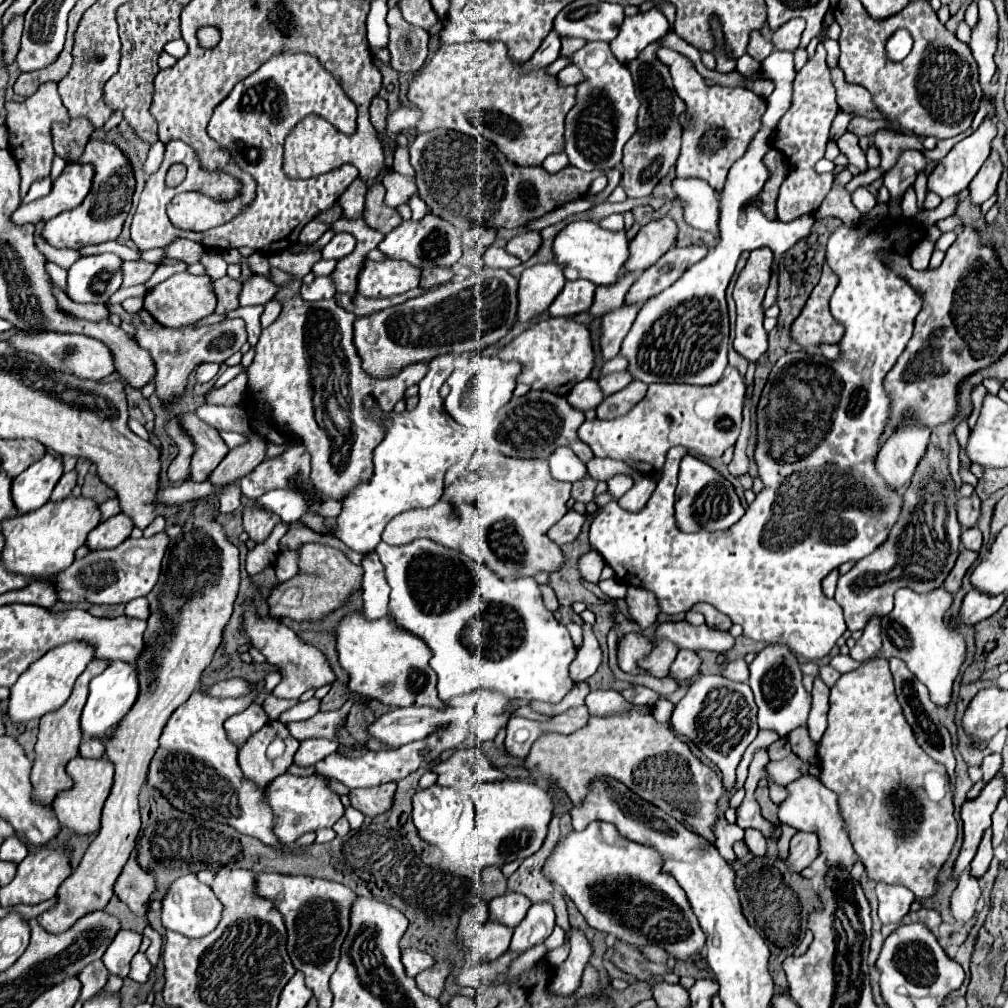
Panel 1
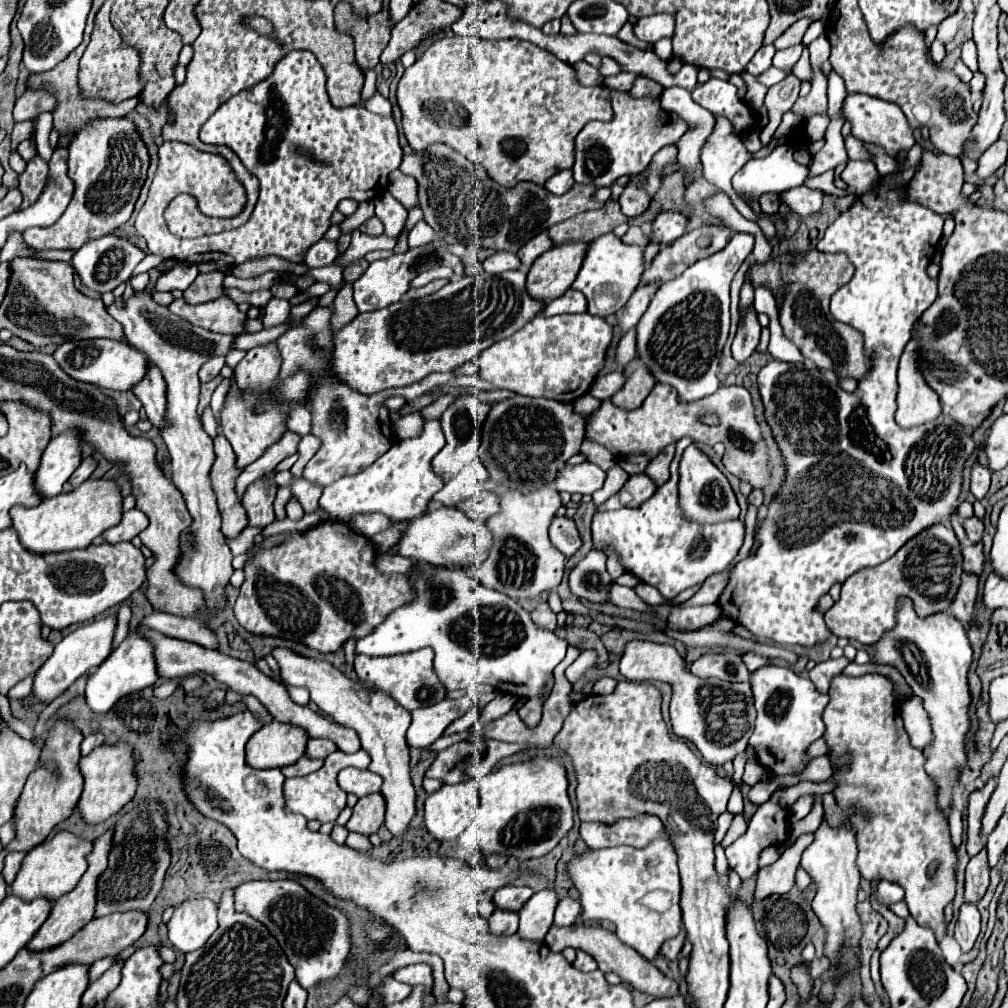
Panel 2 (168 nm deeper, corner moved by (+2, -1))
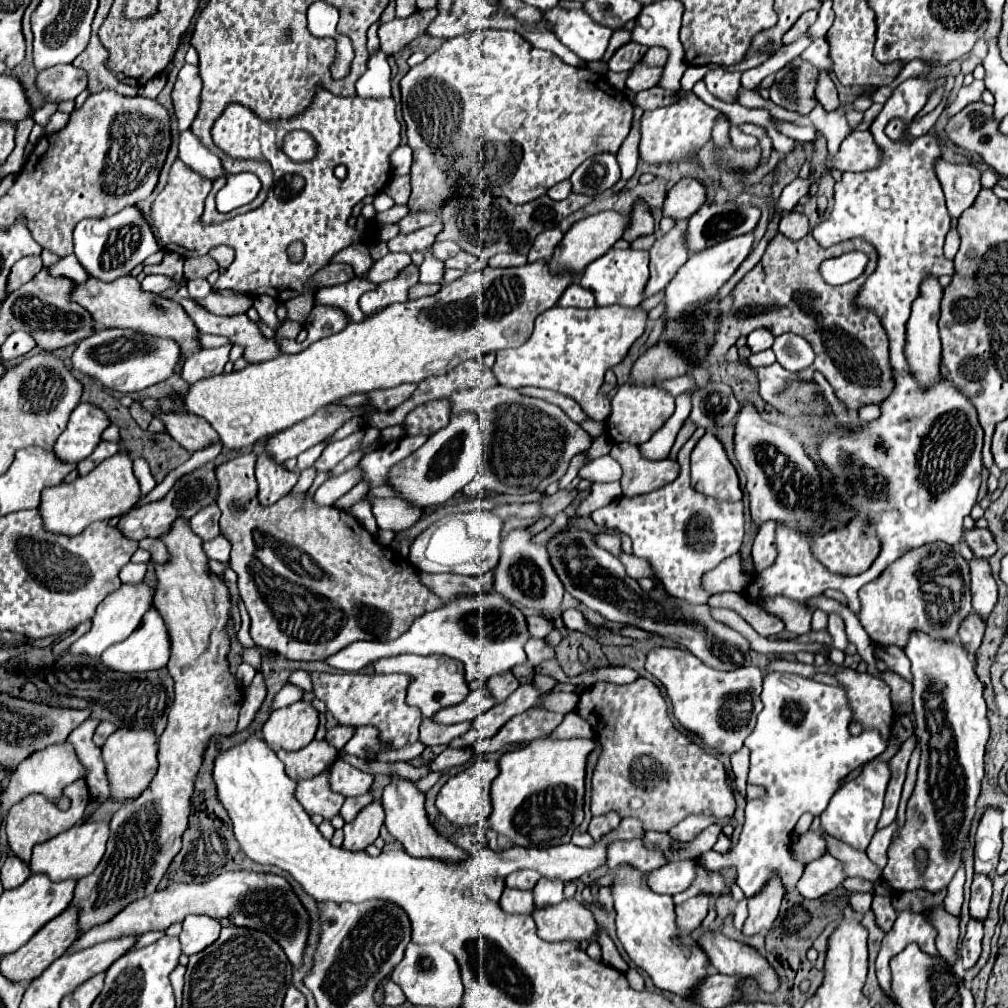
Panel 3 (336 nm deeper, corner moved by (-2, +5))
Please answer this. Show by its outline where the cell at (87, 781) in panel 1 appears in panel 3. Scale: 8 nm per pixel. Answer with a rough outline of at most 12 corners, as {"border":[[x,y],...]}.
{"border":[[133,723],[102,747],[110,797],[138,797],[158,771],[154,729]]}

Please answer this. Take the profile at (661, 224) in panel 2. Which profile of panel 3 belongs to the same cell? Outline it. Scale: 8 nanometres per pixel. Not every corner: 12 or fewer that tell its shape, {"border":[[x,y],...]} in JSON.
{"border":[[680,179],[664,201],[664,215],[690,219],[706,201],[706,187]]}

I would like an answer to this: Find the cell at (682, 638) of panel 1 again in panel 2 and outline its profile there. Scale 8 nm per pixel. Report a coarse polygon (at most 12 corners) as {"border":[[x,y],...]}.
{"border":[[742,653],[748,671],[768,663],[766,657],[754,653]]}

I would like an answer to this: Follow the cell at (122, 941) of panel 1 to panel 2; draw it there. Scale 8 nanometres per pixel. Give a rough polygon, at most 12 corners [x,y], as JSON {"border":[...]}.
{"border":[[124,961],[114,965],[100,979],[88,985],[84,1005],[104,1001],[122,979]]}

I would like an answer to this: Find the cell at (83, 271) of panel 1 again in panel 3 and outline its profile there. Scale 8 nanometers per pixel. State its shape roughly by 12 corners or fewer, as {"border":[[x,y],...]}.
{"border":[[136,205],[74,229],[88,275],[114,281],[162,247]]}

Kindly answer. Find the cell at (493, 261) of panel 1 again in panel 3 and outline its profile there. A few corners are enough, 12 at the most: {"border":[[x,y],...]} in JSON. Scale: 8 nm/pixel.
{"border":[[500,253],[488,261],[490,267],[520,267],[526,257]]}

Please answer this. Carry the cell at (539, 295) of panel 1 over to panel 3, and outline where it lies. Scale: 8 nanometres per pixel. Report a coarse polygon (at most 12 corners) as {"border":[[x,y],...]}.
{"border":[[614,211],[570,227],[550,257],[582,273],[622,239],[630,217]]}

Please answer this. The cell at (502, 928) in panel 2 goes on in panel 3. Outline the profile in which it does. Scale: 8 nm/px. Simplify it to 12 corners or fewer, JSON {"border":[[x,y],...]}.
{"border":[[504,889],[500,907],[506,913],[532,913],[532,891]]}

